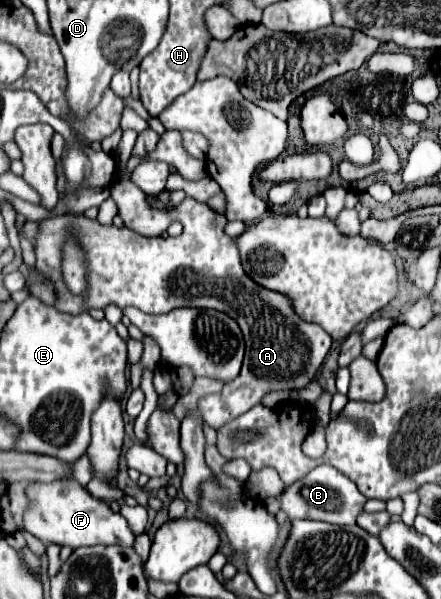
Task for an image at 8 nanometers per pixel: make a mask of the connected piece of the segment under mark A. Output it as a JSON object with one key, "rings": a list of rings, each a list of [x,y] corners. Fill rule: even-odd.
{"rings":[[[186,197],[180,205],[174,207],[174,217],[184,225],[184,231],[178,237],[144,237],[128,227],[114,227],[114,225],[102,225],[98,219],[89,219],[84,214],[65,214],[50,219],[38,221],[38,233],[34,237],[34,253],[36,253],[36,269],[44,271],[44,275],[52,275],[56,279],[56,287],[60,287],[60,303],[56,303],[58,311],[66,313],[82,313],[86,309],[104,309],[108,305],[118,305],[120,309],[126,307],[136,307],[144,313],[150,315],[164,315],[170,313],[172,309],[180,307],[196,307],[196,309],[216,309],[220,313],[226,313],[232,317],[244,335],[246,341],[246,355],[242,363],[240,375],[224,385],[224,389],[216,395],[208,395],[200,401],[200,413],[204,419],[208,419],[208,425],[212,429],[220,429],[232,419],[244,415],[248,409],[254,405],[260,405],[266,393],[270,391],[290,391],[290,403],[298,403],[298,391],[304,389],[320,369],[326,353],[330,351],[332,337],[316,323],[304,321],[294,305],[292,299],[278,291],[270,291],[258,283],[254,283],[246,271],[242,269],[240,263],[240,253],[238,245],[232,237],[224,233],[224,227],[228,219],[224,215],[218,215],[212,211],[206,203],[196,201],[194,197]],[[68,235],[76,235],[80,241],[86,259],[90,263],[90,283],[92,283],[92,295],[88,297],[88,307],[80,307],[68,291],[64,291],[64,282],[62,279],[62,249],[64,241]]]}

